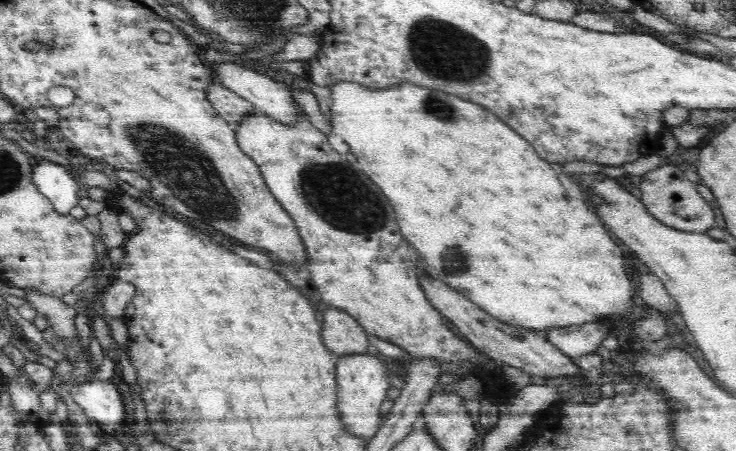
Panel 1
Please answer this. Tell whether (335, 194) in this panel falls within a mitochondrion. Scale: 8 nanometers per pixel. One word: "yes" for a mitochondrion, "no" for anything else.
yes

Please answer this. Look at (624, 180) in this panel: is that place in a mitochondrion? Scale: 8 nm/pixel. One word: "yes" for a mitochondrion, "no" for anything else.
no

